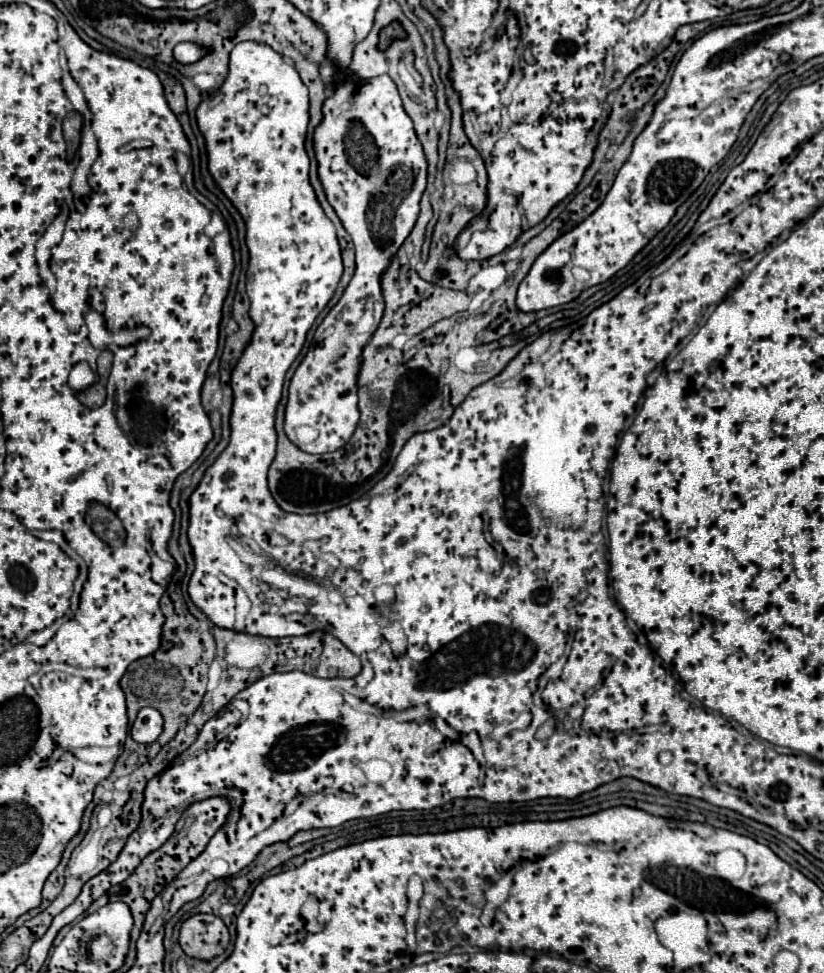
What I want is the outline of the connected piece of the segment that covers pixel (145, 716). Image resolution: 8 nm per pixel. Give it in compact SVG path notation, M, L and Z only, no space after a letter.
M153 707L141 709L139 715L137 715L137 721L131 727L131 737L137 743L149 745L149 743L155 743L161 733L163 733L161 713L157 713L157 709L153 709Z

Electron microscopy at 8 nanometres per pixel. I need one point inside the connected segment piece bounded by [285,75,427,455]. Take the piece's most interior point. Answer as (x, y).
(372, 166)

